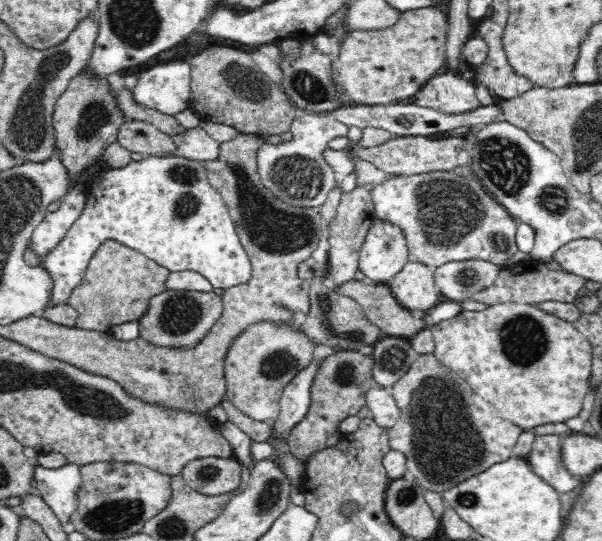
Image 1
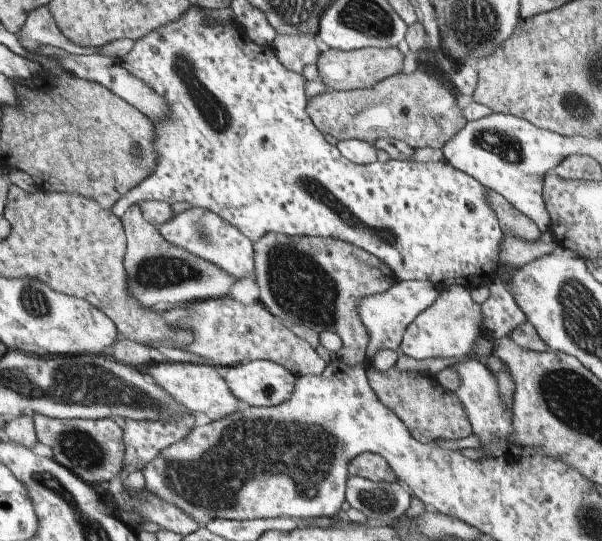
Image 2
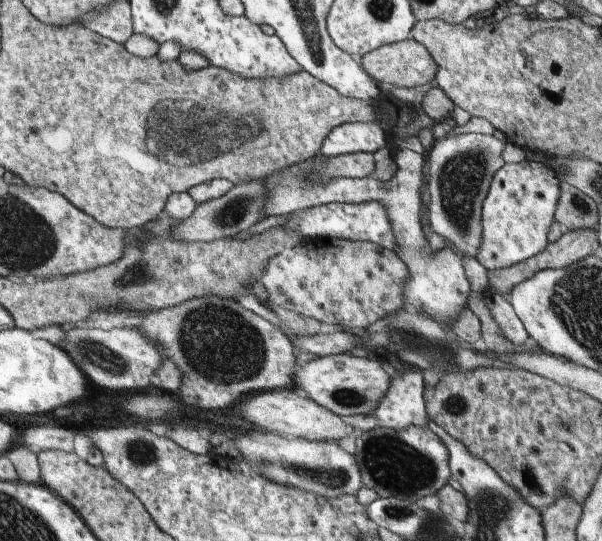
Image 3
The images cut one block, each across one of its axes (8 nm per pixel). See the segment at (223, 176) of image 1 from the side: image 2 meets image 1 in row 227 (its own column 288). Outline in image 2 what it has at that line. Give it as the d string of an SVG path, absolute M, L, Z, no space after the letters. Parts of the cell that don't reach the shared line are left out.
M267 232L252 244L252 249L253 274L259 290L257 300L286 325L300 325L317 333L334 332L342 342L336 356L343 366L362 366L369 336L355 304L359 298L381 294L396 283L389 266L348 242L325 237Z

